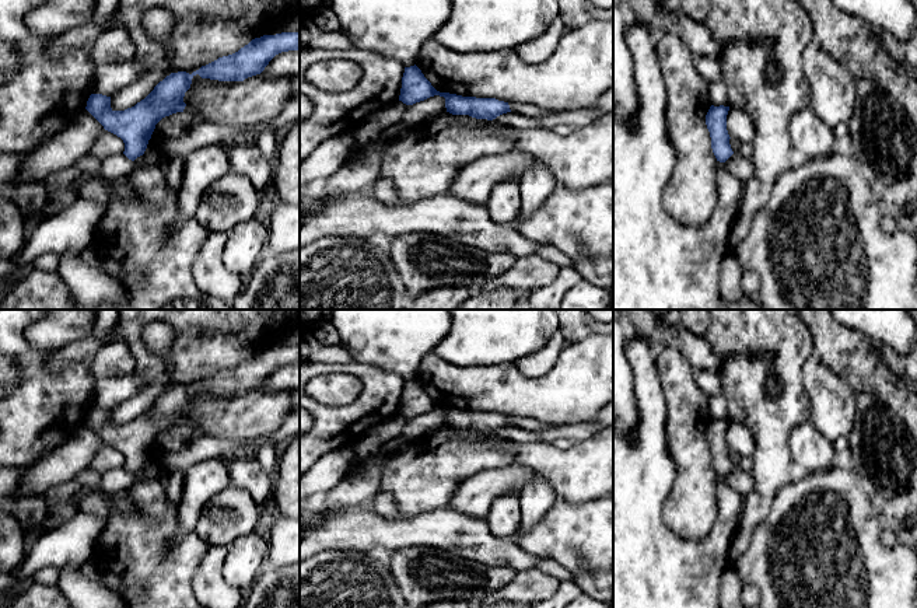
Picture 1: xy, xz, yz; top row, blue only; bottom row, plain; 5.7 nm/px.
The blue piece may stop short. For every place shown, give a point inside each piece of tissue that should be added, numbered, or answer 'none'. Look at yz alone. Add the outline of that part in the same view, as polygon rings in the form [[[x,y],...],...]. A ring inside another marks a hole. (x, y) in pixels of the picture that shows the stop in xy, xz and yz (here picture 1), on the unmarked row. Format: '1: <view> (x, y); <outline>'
1: yz (737, 478); [[[734,467],[725,476],[724,481],[735,489],[742,497],[745,497],[752,485],[752,476],[749,472],[745,472],[741,467]]]

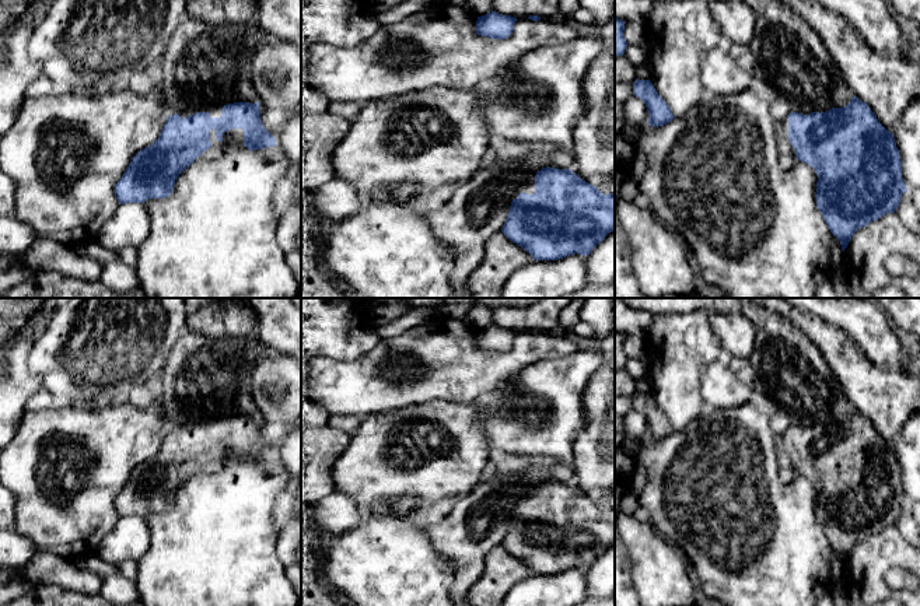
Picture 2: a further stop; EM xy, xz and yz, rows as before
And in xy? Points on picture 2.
1: xy (237, 448); [[[211,442],[210,444],[210,455],[211,455],[211,460],[207,462],[206,465],[202,466],[200,470],[197,470],[195,474],[207,474],[207,473],[213,473],[216,470],[218,470],[220,462],[224,456],[232,455],[235,458],[244,458],[244,444],[242,442],[231,442],[228,445],[225,445],[223,449],[221,455],[216,453],[216,444]]]

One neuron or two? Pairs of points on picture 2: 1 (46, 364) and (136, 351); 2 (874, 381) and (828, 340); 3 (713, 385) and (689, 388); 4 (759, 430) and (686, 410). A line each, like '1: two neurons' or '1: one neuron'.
1: one neuron
2: one neuron
3: two neurons
4: two neurons

